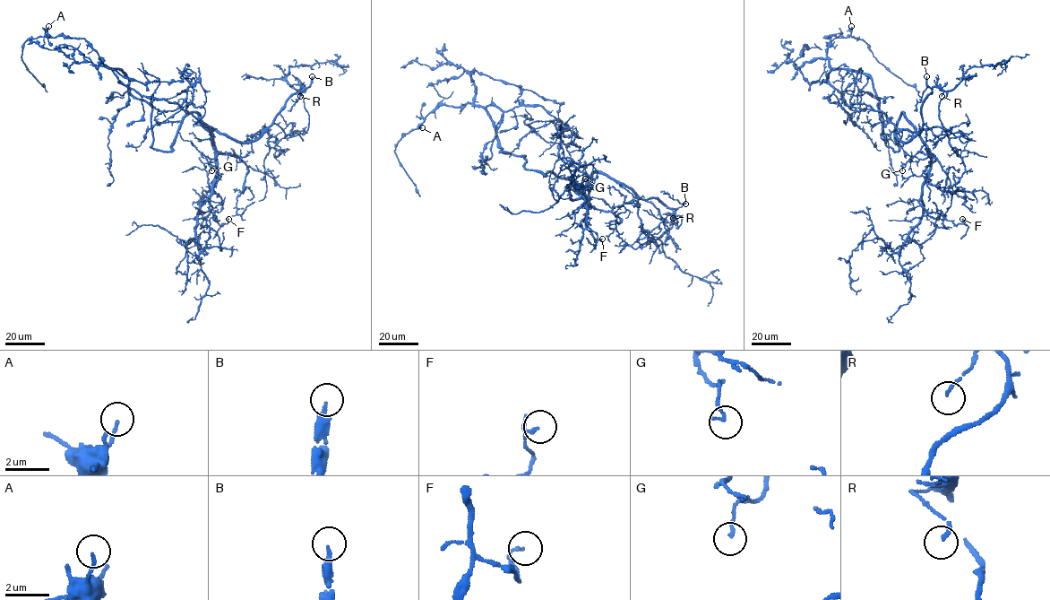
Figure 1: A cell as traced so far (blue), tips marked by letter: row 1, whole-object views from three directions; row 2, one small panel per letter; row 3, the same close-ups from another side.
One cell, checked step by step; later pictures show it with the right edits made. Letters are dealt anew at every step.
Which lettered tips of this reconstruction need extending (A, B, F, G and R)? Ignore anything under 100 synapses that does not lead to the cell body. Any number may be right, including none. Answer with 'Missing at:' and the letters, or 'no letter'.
Missing at: B

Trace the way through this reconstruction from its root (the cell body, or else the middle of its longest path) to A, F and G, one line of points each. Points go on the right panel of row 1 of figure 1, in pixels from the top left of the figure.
A: (898, 145), (895, 152), (885, 144), (873, 81), (864, 73), (830, 66), (829, 38), (846, 37), (851, 26)
F: (898, 145), (895, 127), (902, 112), (918, 133), (930, 161), (918, 203), (954, 224), (963, 223), (962, 219)
G: (898, 145), (895, 127), (902, 112), (918, 133), (928, 154), (923, 159), (912, 156), (902, 170)

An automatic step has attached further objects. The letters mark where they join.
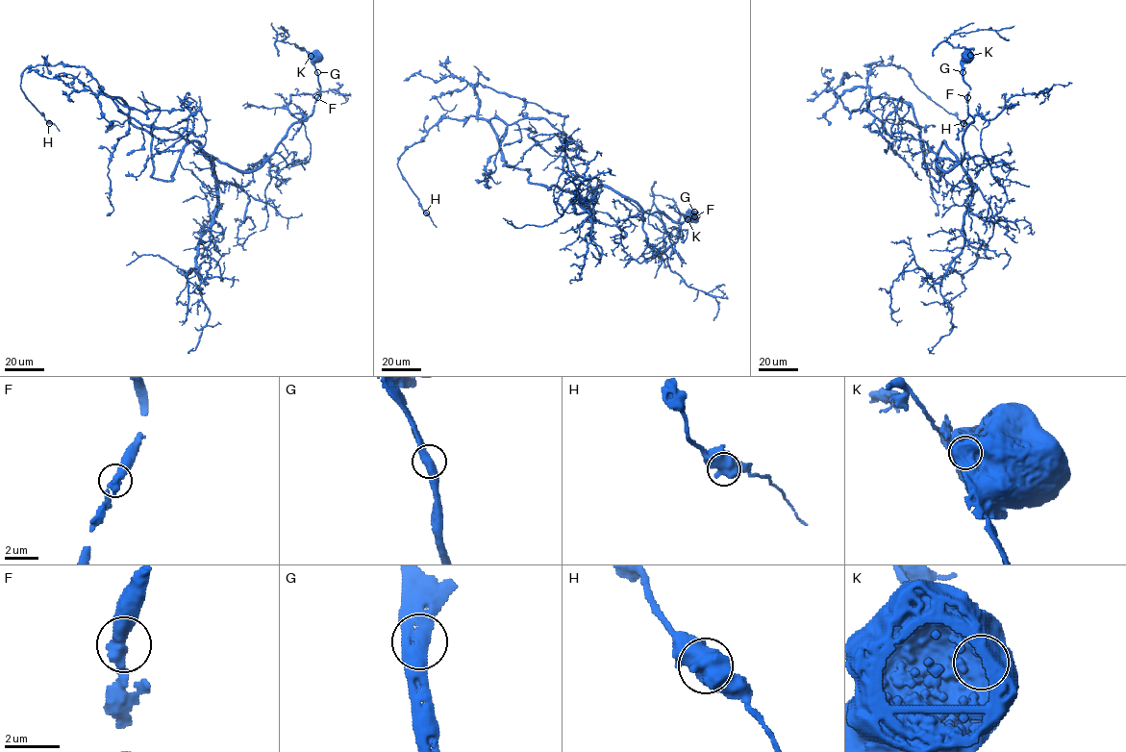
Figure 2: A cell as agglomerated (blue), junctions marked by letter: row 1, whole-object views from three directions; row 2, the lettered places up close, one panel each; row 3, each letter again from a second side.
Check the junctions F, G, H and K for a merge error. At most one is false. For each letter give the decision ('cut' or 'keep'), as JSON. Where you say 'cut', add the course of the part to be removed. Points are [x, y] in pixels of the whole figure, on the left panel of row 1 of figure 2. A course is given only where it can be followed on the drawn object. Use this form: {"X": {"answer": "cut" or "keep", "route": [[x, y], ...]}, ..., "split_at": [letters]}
{"F": {"answer": "keep"}, "G": {"answer": "keep"}, "H": {"answer": "keep"}, "K": {"answer": "cut", "route": [[311, 56], [295, 43], [278, 40], [277, 35], [287, 30], [281, 26]]}, "split_at": ["K"]}

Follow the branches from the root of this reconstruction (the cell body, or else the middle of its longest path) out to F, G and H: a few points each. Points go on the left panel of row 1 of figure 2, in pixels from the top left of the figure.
F: (315, 56), (317, 55), (313, 64), (320, 87), (317, 97)
G: (315, 56), (317, 55), (313, 63), (316, 72)
H: (315, 56), (313, 112), (252, 170), (190, 141), (154, 179), (152, 136), (84, 67), (22, 72), (49, 123)

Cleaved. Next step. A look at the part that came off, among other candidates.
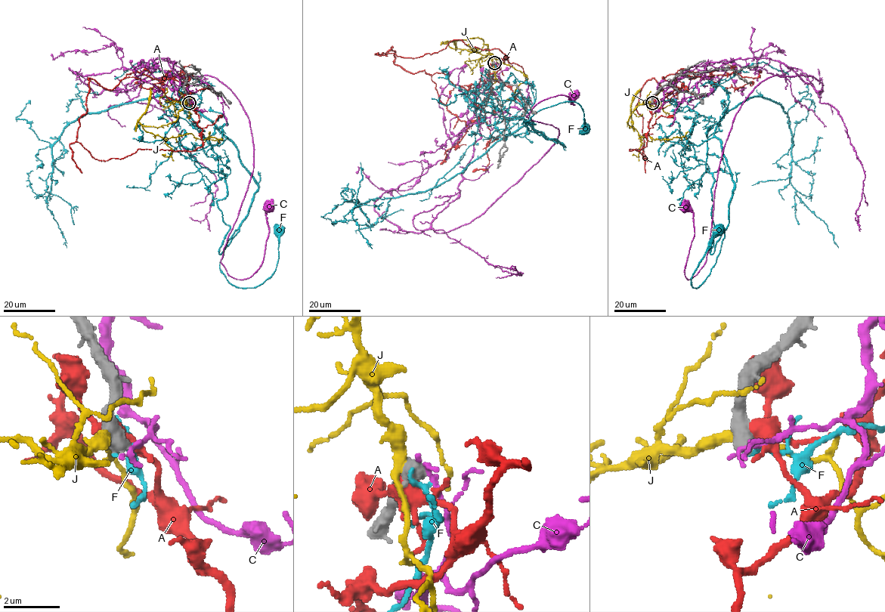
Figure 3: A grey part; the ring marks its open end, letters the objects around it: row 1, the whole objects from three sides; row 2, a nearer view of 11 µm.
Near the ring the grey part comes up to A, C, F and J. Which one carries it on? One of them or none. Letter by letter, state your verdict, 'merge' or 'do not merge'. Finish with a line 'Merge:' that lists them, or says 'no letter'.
A: do not merge
C: do not merge
F: do not merge
J: do not merge
Merge: no letter

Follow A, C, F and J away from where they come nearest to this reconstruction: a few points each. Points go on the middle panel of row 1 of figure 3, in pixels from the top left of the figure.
A: (493, 63), (508, 57), (461, 40), (382, 54), (391, 46), (447, 109), (486, 123), (489, 163), (472, 171)
C: (495, 63), (438, 233), (479, 217), (557, 140), (532, 109), (574, 96)
F: (493, 63), (487, 86), (496, 107), (513, 97), (536, 130), (563, 144), (526, 121), (575, 102), (584, 129)
J: (493, 63), (488, 47), (480, 38), (447, 43), (454, 49), (492, 54), (522, 72), (527, 79), (507, 98)

